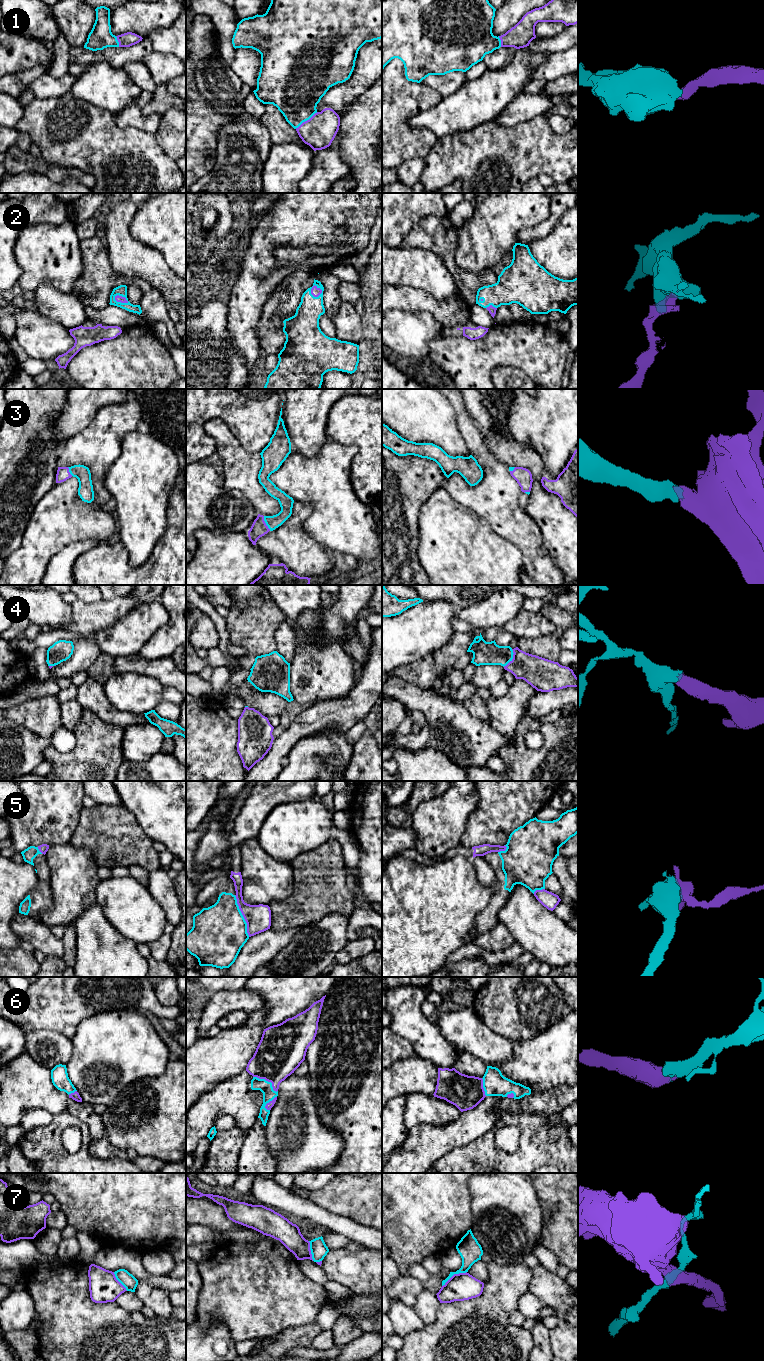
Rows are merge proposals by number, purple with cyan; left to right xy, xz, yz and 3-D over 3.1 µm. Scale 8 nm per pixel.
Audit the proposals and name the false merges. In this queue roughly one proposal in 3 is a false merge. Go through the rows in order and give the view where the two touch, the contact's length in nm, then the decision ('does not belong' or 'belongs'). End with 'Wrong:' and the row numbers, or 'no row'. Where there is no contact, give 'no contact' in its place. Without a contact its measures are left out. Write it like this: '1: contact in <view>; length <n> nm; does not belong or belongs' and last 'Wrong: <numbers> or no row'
1: contact in xz; length 220 nm; belongs
2: contact in xy; length 130 nm; belongs
3: contact in xz; length 130 nm; belongs
4: contact in yz; length 160 nm; belongs
5: contact in xz; length 360 nm; does not belong
6: contact in xz; length 240 nm; belongs
7: contact in yz; length 240 nm; does not belong
Wrong: 5, 7

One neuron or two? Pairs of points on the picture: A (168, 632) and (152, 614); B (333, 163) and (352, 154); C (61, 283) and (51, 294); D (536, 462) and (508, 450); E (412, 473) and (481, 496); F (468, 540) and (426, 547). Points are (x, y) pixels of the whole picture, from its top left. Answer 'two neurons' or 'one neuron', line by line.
A: two neurons
B: two neurons
C: two neurons
D: one neuron
E: two neurons
F: one neuron

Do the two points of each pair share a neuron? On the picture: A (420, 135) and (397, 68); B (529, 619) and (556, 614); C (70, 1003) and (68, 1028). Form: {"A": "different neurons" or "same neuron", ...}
{"A": "same neuron", "B": "different neurons", "C": "same neuron"}

